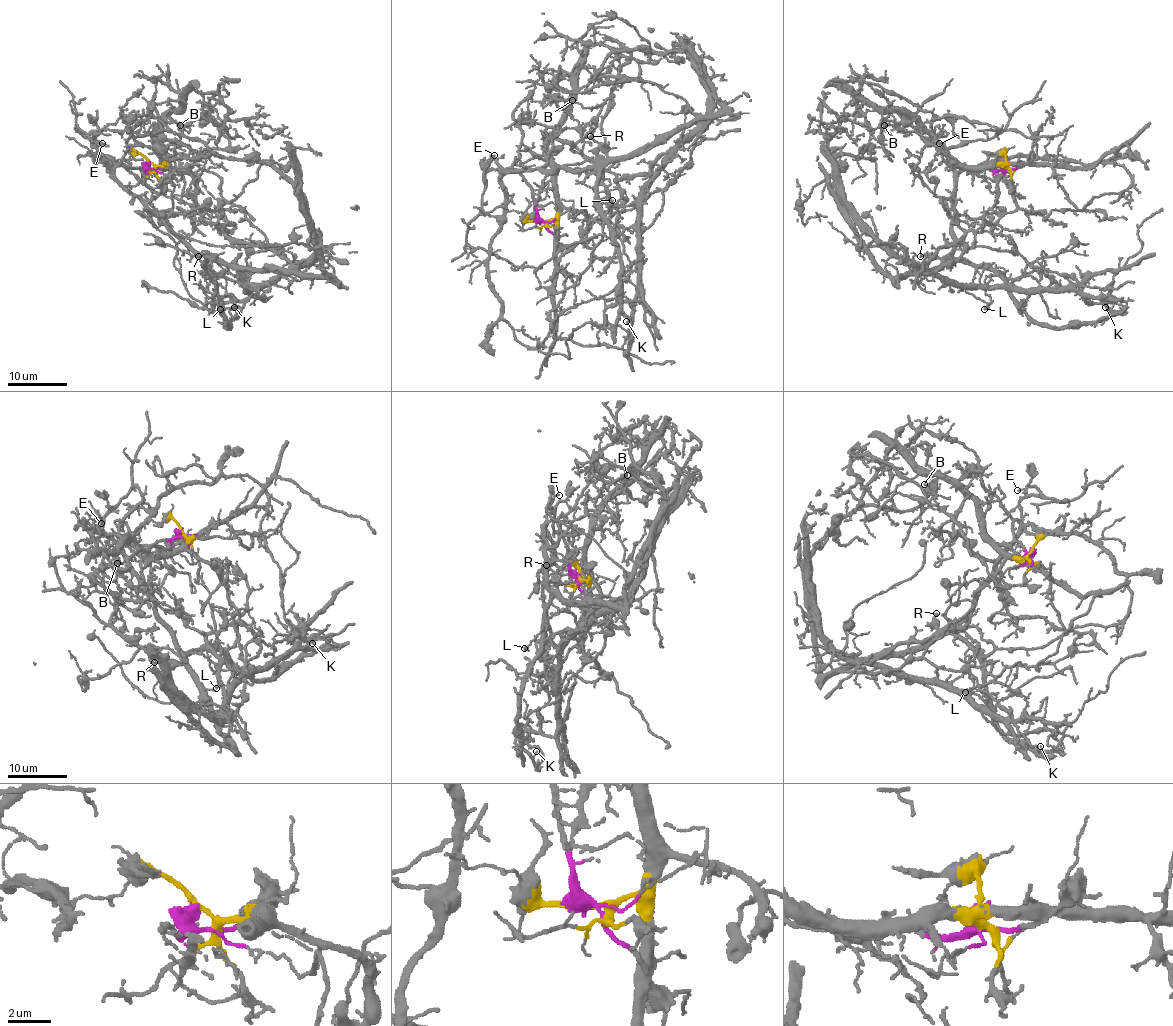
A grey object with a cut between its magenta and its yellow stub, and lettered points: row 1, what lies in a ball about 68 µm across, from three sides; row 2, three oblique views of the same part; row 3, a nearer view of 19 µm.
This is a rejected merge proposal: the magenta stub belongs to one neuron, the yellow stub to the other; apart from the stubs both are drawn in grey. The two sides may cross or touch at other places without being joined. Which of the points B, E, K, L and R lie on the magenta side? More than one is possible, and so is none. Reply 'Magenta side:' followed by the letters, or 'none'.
Magenta side: E, K, L, R

